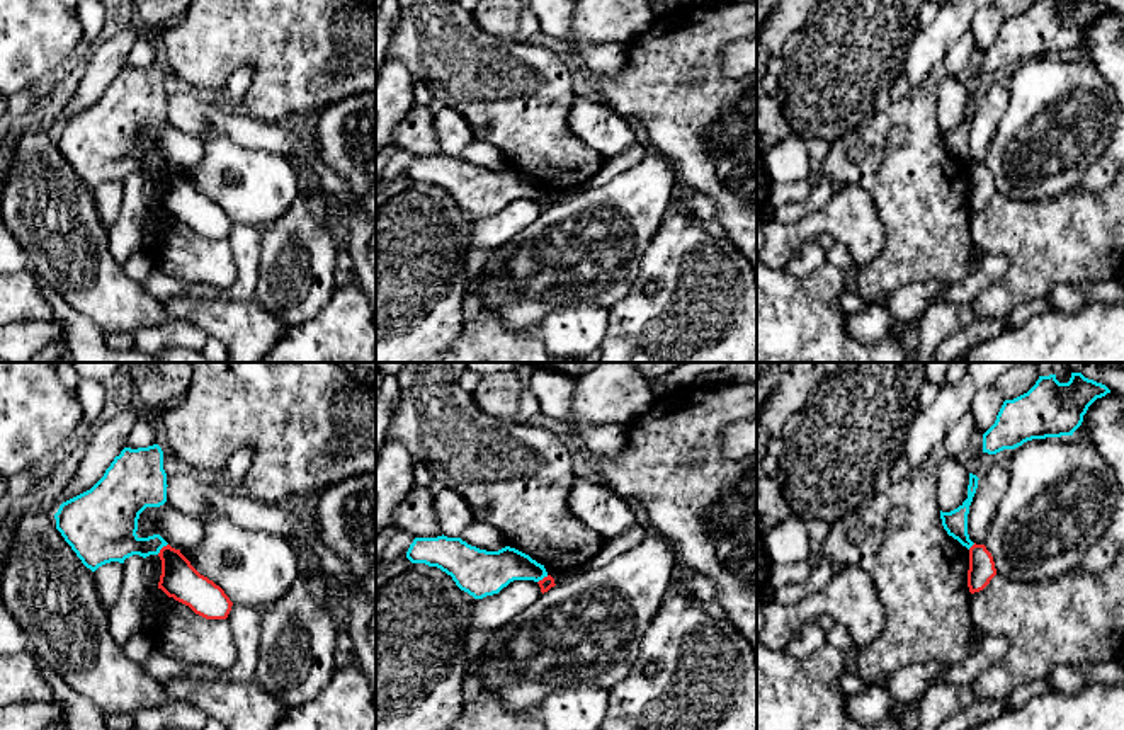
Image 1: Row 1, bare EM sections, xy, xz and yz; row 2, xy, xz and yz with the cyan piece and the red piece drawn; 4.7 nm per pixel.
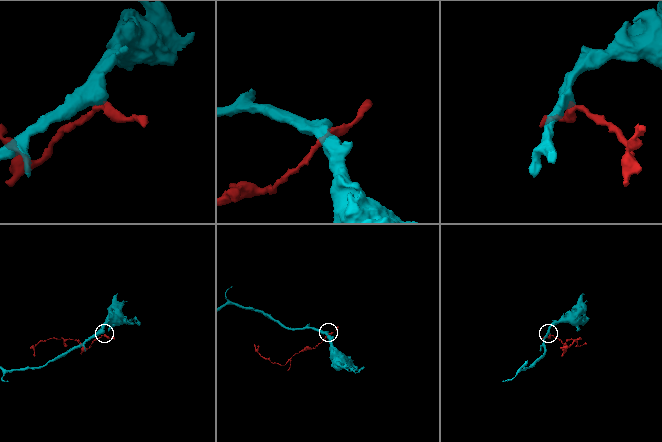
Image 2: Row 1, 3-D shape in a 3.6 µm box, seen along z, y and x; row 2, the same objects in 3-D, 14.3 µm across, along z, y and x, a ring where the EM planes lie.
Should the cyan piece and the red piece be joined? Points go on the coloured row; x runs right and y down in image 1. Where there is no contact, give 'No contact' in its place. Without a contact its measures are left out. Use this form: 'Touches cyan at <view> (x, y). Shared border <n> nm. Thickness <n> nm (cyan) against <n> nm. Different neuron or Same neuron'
Touches cyan at xy (162, 547). Shared border 80 nm. Thickness 240 nm (cyan) against 180 nm. Different neuron

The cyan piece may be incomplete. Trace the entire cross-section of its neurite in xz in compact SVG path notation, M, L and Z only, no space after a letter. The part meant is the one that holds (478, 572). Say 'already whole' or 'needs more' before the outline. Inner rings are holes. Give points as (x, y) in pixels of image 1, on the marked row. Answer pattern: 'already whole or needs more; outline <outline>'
already whole; outline M444 534L415 538L406 558L412 563L440 568L474 599L498 594L514 580L539 582L548 577L544 565L515 548L505 546L498 551L486 551L468 545L461 538Z

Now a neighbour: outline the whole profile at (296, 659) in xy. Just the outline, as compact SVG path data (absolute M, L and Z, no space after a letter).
M316 567L299 568L289 590L260 609L260 648L255 681L286 710L313 701L330 682L337 667L335 636L340 624L332 611L330 579Z

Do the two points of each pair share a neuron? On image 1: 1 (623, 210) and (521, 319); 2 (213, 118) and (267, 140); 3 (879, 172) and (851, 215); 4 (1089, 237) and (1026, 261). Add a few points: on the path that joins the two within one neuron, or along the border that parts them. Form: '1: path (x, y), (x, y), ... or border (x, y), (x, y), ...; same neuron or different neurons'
1: path (596, 237), (541, 291); same neuron
2: path (227, 123), (254, 133); same neuron
3: border (837, 184), (859, 186), (871, 198), (885, 228); different neurons
4: path (1073, 237), (1053, 242), (1041, 254); same neuron

